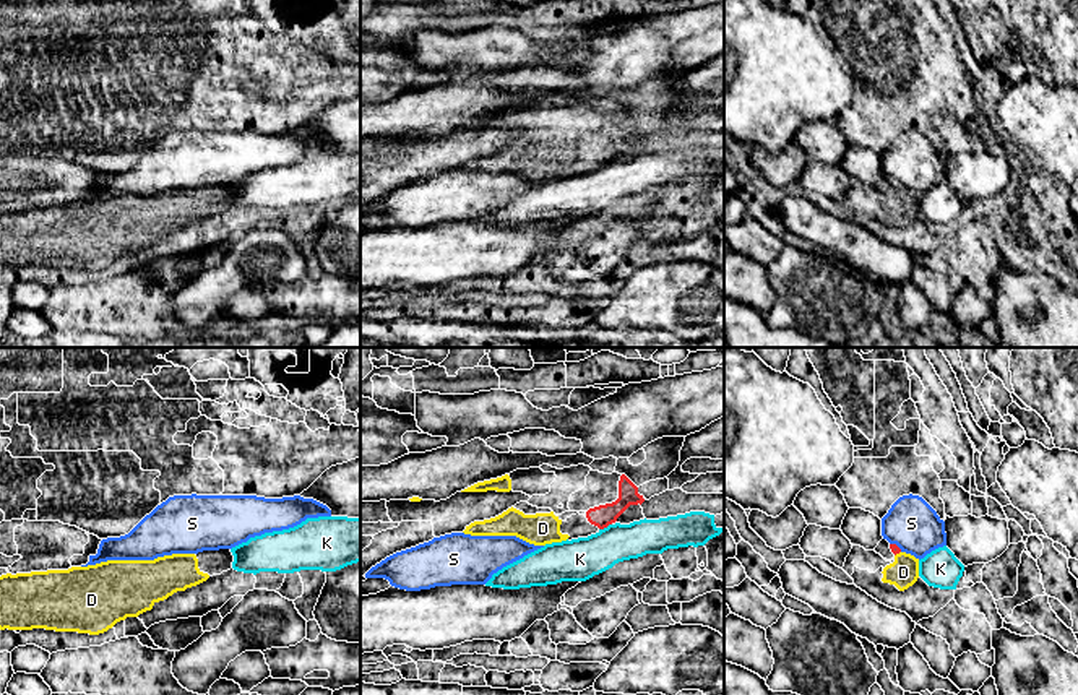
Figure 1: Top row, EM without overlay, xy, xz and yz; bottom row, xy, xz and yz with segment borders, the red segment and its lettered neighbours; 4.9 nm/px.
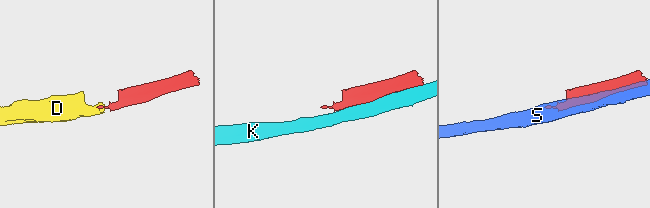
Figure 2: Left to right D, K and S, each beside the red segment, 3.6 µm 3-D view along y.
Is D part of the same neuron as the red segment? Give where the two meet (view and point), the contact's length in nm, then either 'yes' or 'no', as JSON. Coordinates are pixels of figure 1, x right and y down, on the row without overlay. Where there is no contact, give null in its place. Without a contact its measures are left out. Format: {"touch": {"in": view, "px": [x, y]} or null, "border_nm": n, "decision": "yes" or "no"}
{"touch": {"in": "yz", "px": [896, 189]}, "border_nm": 40, "decision": "yes"}

